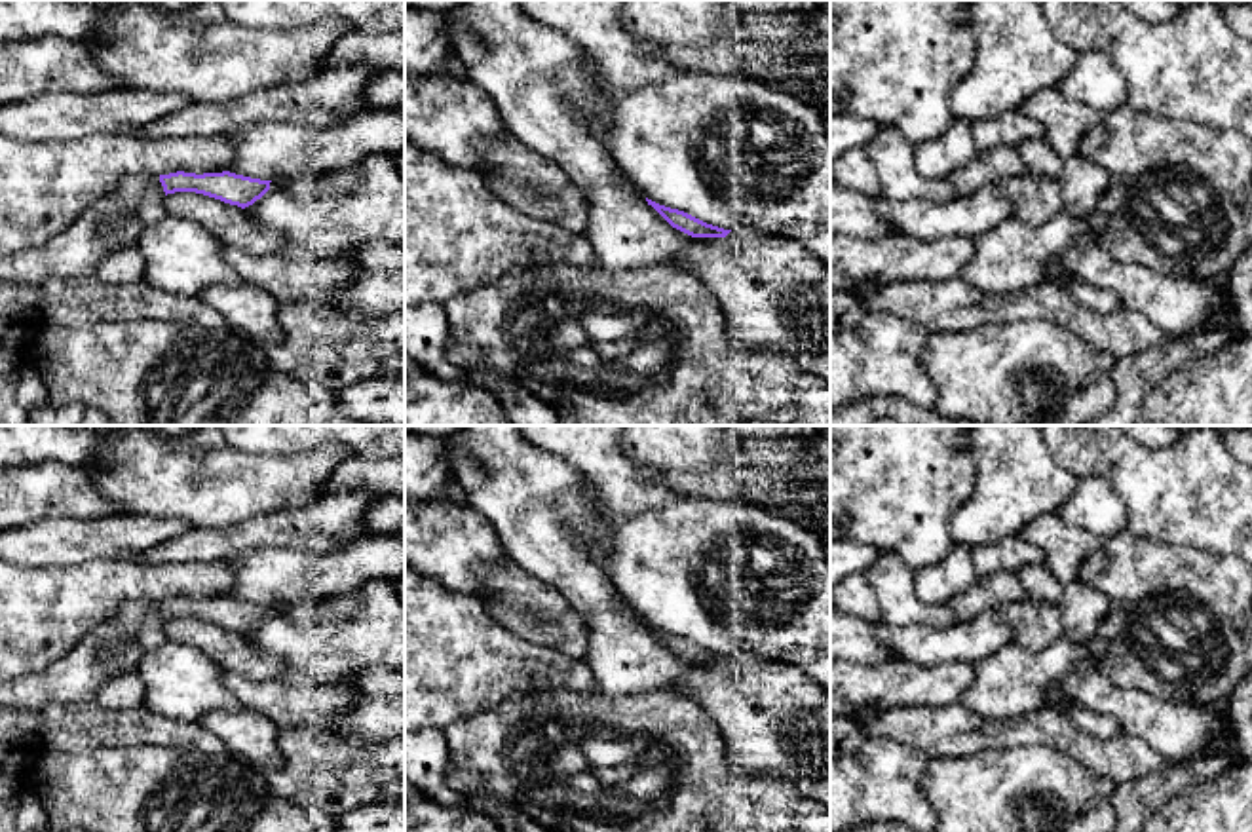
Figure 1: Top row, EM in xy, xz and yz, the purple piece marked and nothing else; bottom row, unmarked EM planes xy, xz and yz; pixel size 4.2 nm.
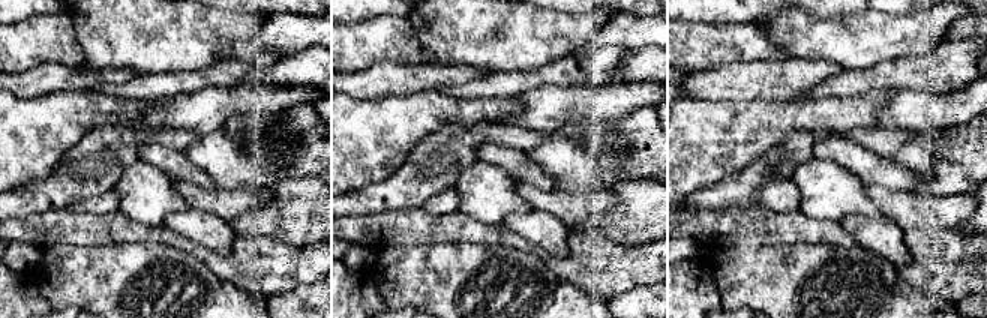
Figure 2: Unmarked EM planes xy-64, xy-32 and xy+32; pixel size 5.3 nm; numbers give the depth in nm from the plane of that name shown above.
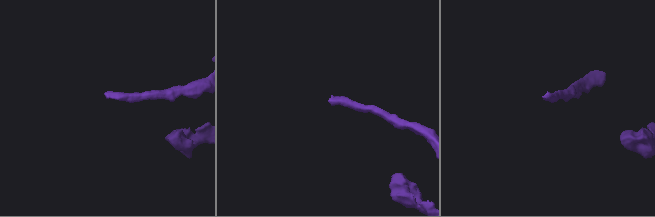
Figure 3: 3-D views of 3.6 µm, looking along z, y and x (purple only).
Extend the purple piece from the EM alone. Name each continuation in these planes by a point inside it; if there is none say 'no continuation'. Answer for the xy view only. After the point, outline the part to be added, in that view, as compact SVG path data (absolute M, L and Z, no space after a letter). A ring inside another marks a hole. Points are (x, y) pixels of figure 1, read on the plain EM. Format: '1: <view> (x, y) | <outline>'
1: xy (114, 646) | M127 600L114 617L104 619L84 634L70 652L44 671L0 684L0 709L40 709L93 701L110 678L137 671L141 657L165 640L163 625L165 617L158 600Z

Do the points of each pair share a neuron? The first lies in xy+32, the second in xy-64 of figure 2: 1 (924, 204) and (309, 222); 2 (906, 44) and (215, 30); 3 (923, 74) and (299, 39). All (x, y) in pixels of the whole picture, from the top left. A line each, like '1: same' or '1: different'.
1: different
2: same
3: different

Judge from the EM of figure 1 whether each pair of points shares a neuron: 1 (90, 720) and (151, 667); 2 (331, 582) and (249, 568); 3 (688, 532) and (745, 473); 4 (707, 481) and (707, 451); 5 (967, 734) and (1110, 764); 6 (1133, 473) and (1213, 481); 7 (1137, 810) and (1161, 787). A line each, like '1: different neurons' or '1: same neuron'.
1: different neurons
2: same neuron
3: different neurons
4: different neurons
5: same neuron
6: same neuron
7: same neuron

